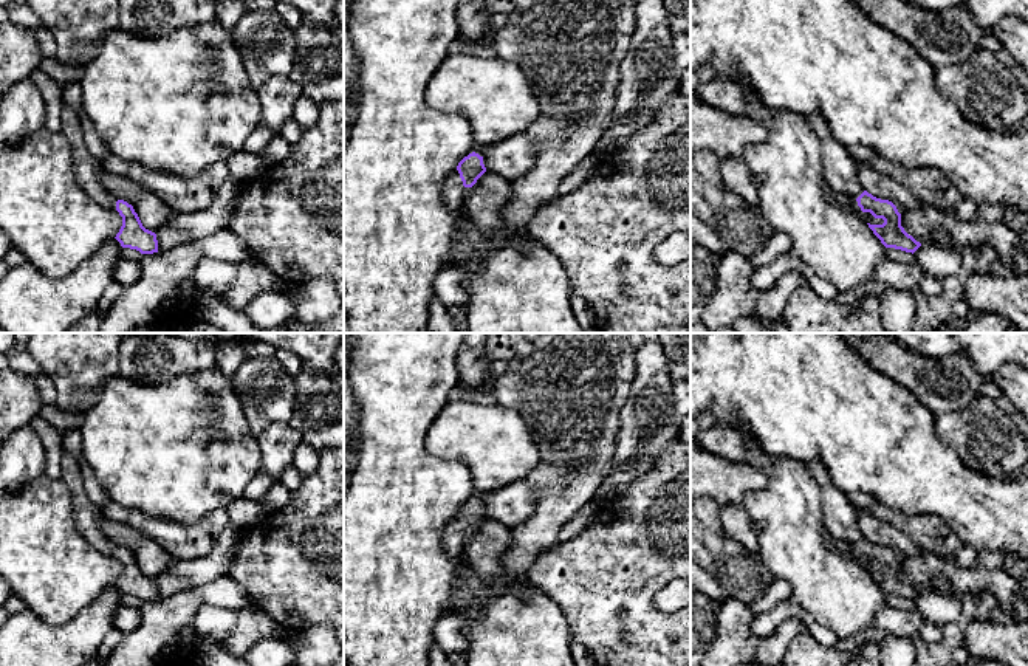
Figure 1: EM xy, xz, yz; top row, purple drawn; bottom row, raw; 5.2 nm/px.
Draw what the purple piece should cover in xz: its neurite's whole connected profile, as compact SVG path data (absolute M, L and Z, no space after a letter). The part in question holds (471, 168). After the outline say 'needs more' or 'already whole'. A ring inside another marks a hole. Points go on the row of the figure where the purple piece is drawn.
M475 152L464 156L443 183L446 204L454 211L464 208L471 187L485 172L483 156Z | needs more

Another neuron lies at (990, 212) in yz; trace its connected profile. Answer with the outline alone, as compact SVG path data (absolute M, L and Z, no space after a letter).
M978 204L978 218L985 220L985 221L1002 221L1003 214L1006 211L1005 204Z

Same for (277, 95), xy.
M285 76L269 77L259 90L260 113L263 124L274 135L282 125L293 118L293 107L299 96L303 94L303 87Z

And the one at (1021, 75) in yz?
M1005 50L995 54L1008 67L1008 70L1014 74L1014 77L1017 79L1019 85L1022 87L1028 99L1028 73Z

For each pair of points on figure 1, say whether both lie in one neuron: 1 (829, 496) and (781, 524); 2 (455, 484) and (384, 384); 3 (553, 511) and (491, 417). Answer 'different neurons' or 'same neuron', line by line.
1: different neurons
2: same neuron
3: different neurons

